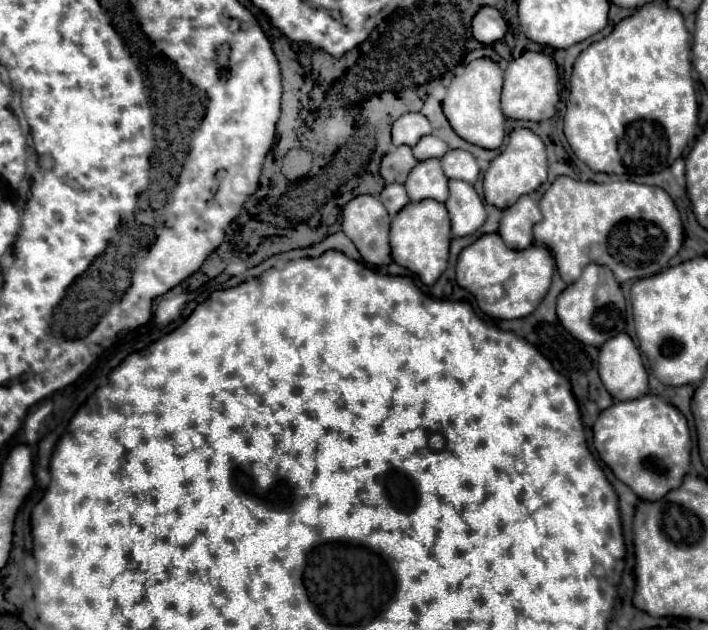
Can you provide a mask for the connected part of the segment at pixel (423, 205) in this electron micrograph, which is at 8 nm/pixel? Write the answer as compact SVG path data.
M421 200L407 204L393 220L391 220L391 256L393 260L419 276L419 280L427 286L435 284L437 278L447 268L449 260L449 242L451 242L451 226L445 204L437 200Z

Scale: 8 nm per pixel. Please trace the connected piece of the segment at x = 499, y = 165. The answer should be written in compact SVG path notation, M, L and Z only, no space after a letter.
M513 130L509 134L509 142L505 150L495 160L491 160L483 176L485 202L505 210L511 204L515 204L519 196L535 192L545 180L547 180L547 156L545 156L543 140L531 130Z

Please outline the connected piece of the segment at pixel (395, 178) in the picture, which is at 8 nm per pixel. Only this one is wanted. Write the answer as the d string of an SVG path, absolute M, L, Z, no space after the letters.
M399 146L383 158L381 176L385 178L387 184L391 184L391 182L403 184L411 172L411 168L415 168L415 164L417 164L417 160L415 160L411 148Z

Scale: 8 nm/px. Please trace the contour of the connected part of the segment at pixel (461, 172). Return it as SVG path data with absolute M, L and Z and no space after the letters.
M449 150L441 158L441 166L443 166L443 172L447 178L465 180L469 184L475 184L477 176L479 176L477 160L467 150Z

